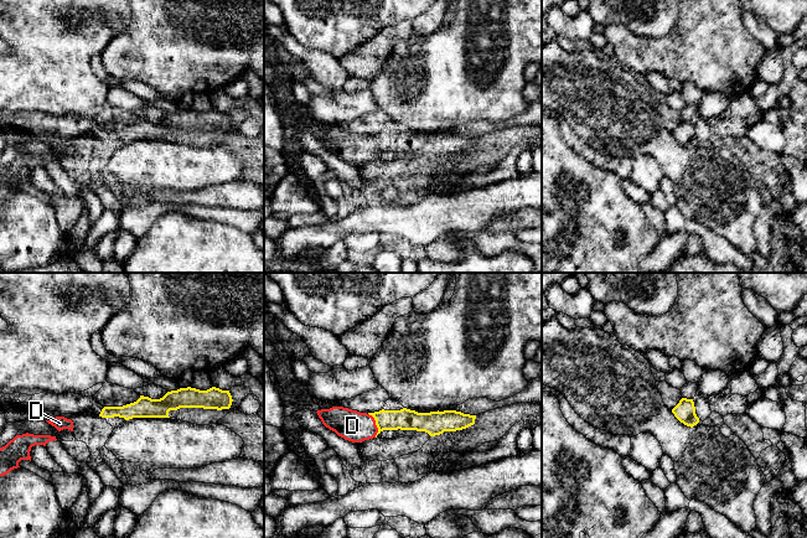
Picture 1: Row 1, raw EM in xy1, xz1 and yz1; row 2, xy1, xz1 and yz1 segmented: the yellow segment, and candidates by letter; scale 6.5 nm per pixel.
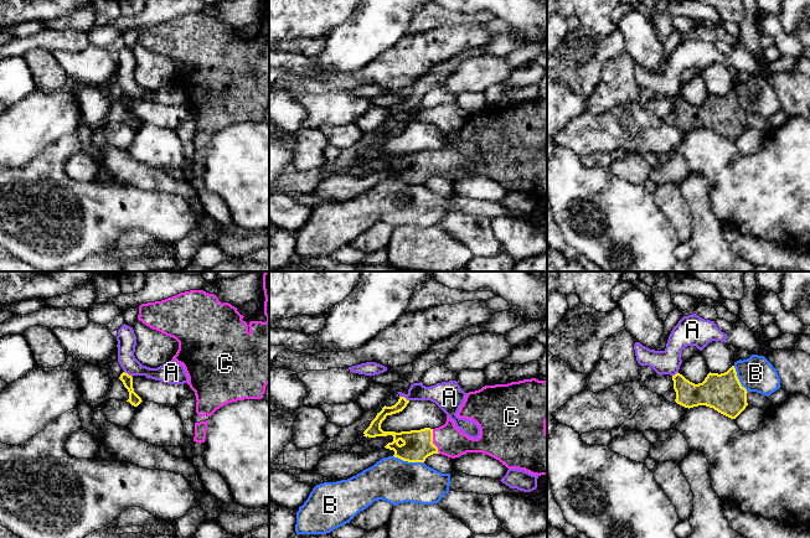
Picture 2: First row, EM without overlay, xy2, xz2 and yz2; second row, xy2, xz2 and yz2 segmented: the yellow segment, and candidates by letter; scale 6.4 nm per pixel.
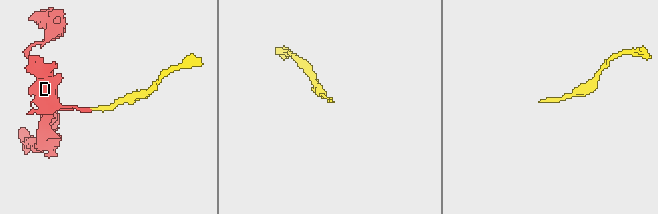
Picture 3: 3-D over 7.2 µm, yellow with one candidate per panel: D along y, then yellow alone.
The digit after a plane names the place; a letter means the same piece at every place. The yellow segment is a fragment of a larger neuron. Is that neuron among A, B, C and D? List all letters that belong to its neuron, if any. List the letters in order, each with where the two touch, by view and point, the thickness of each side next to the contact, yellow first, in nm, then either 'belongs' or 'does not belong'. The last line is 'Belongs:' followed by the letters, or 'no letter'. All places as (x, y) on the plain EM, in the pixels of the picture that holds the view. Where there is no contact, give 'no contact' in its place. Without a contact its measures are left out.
A: contact xz2 (403, 119); calibres 70 and 150 nm; does not belong
B: contact xz2 (408, 184); calibres 190 and 280 nm; does not belong
C: contact xz2 (432, 164); calibres 190 and 190 nm; belongs
D: contact xz1 (376, 146); calibres 140 and 200 nm; belongs
Belongs: C, D

